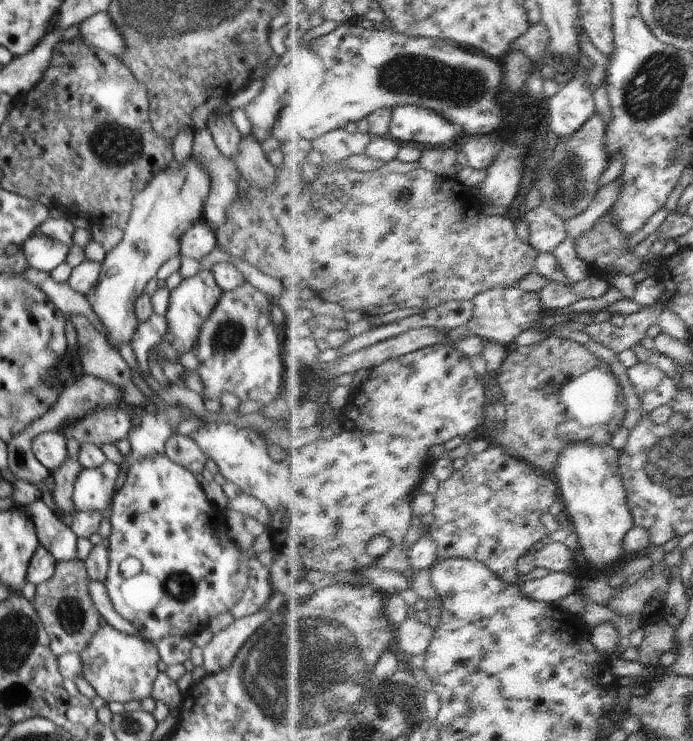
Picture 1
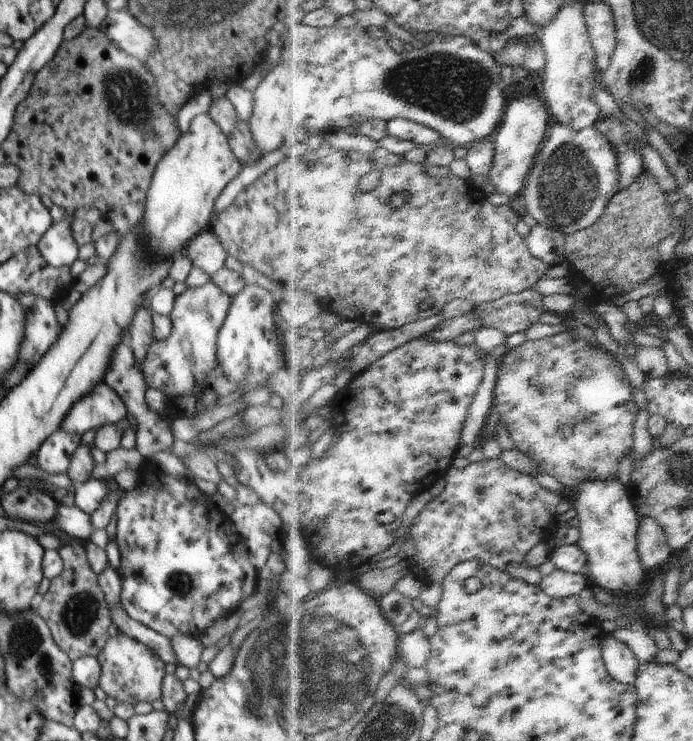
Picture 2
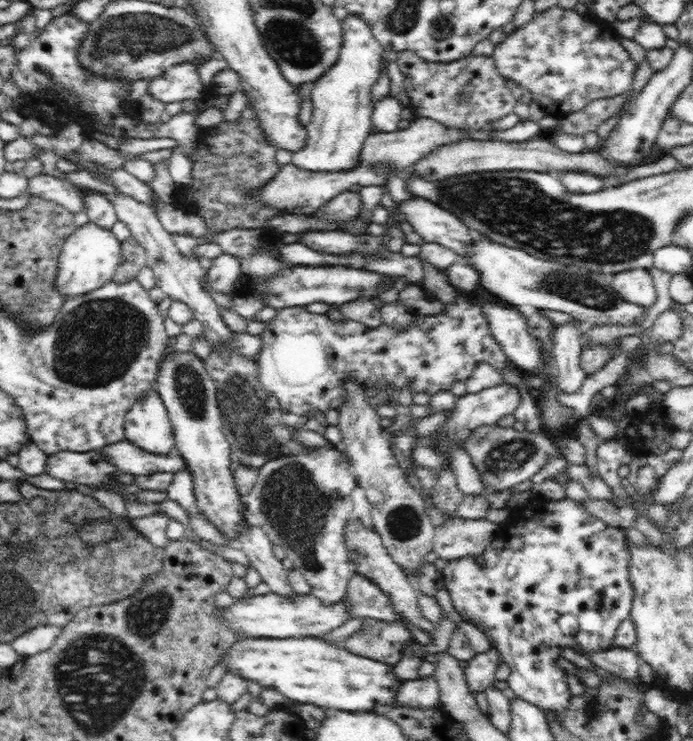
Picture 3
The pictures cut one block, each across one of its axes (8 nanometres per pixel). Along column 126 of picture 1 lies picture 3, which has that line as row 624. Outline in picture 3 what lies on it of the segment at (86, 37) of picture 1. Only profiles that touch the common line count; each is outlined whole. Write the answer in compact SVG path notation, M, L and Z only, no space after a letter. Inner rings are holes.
M42 624L16 636L16 640L12 640L11 645L21 658L35 656L38 652L48 650L61 632L62 627Z

